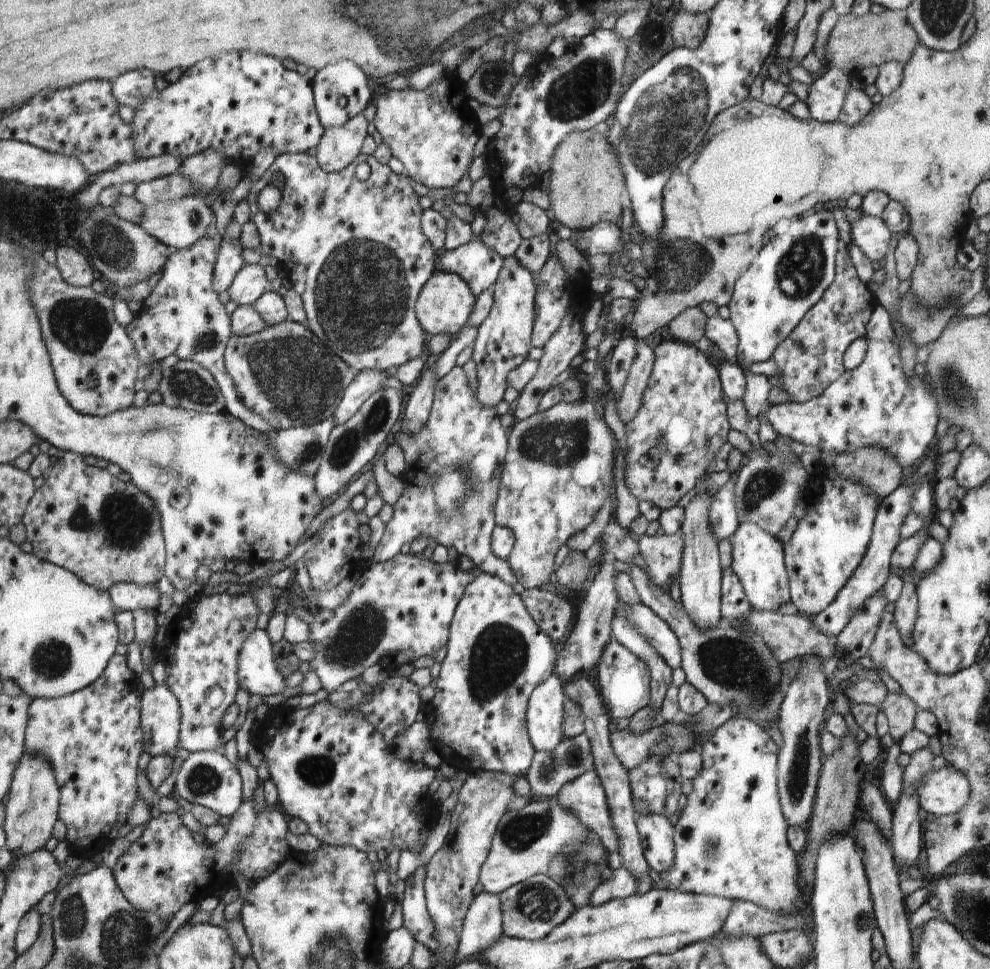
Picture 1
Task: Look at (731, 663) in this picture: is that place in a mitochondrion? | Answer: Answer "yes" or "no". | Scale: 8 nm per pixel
yes

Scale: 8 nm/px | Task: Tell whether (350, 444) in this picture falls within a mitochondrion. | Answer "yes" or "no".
yes

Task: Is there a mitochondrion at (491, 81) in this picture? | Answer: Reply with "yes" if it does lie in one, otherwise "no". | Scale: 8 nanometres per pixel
yes

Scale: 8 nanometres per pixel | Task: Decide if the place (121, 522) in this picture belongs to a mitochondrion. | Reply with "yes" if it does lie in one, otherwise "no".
yes

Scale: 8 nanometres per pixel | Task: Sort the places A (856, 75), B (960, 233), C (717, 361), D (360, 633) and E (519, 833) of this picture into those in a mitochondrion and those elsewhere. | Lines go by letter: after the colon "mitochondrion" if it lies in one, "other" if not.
A: other
B: other
C: other
D: mitochondrion
E: mitochondrion

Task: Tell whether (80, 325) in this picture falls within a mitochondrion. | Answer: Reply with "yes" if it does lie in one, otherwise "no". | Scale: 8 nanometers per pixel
yes

